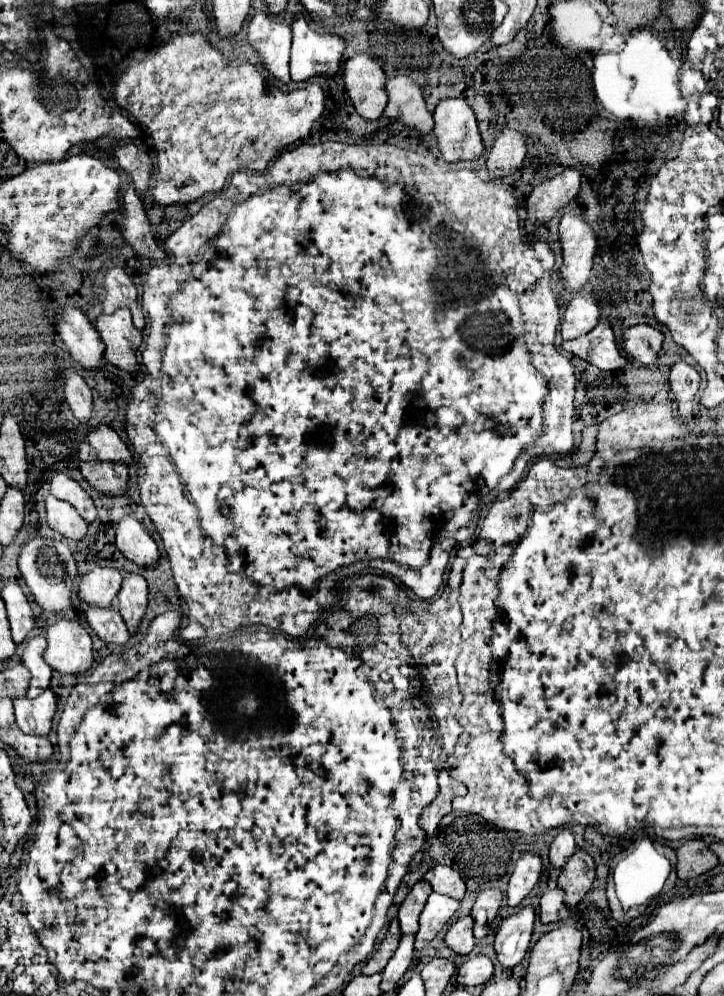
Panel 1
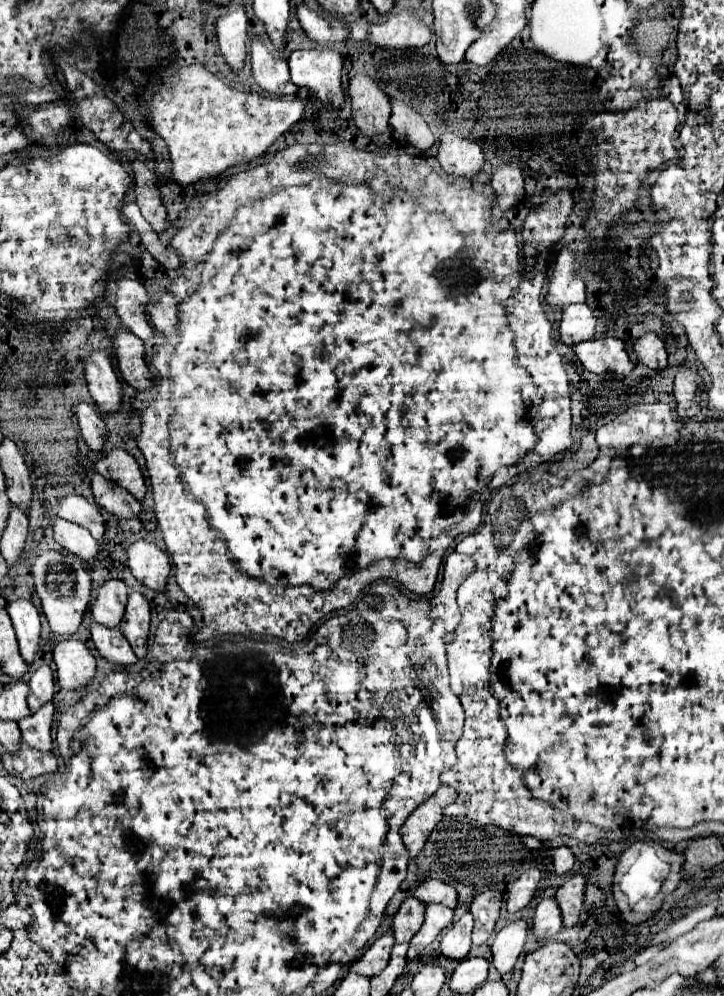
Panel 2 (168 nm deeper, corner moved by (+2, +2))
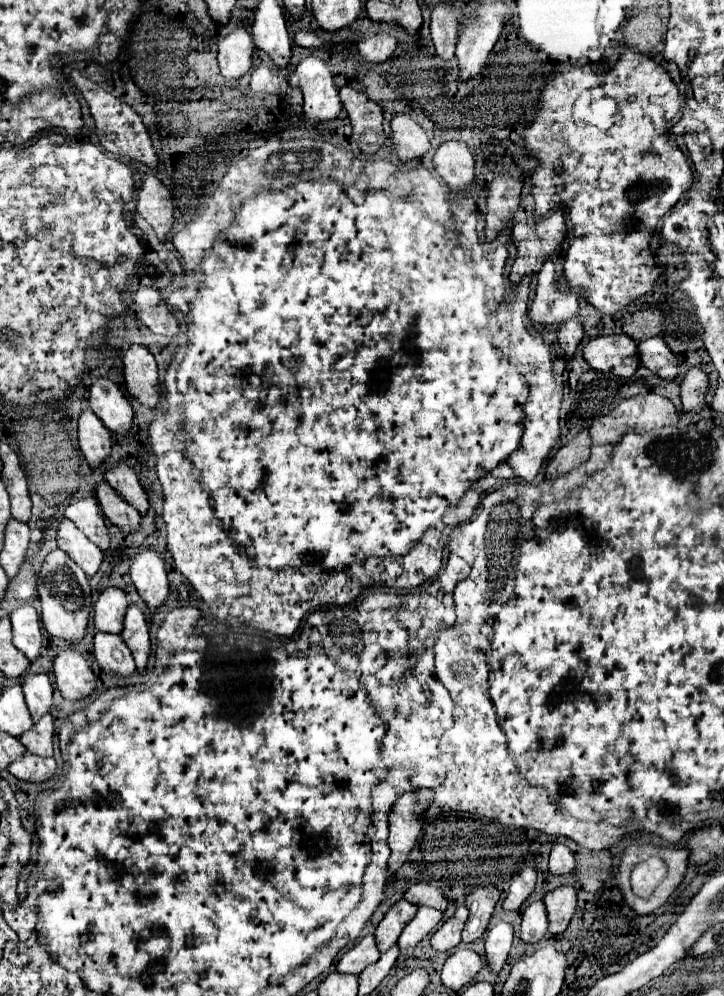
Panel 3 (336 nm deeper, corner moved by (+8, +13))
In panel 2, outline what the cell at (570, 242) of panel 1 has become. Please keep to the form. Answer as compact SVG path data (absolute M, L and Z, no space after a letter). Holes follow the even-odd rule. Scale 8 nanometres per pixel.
M562 249L558 253L556 267L546 293L546 303L552 305L554 309L564 309L572 303L586 303L584 281L576 277L574 263L576 263L576 257L572 251Z

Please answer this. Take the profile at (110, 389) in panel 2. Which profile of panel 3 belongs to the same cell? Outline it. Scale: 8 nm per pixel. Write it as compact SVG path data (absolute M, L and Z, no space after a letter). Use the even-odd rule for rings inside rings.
M96 378L90 386L90 408L112 432L126 432L132 426L130 402L110 378Z

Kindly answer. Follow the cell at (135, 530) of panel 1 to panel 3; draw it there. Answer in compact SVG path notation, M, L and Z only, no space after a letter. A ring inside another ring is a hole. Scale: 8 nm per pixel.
M154 548L138 550L130 558L130 576L138 594L150 608L158 608L168 596L168 578L160 552Z

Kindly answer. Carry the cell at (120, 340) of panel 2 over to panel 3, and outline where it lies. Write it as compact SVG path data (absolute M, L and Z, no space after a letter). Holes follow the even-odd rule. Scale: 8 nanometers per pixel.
M132 344L122 354L124 360L124 378L128 394L140 400L142 404L154 408L160 400L158 388L158 368L156 360L146 346Z

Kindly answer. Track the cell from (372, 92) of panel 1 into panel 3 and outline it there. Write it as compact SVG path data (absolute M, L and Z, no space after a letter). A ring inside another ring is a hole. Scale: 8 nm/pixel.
M352 86L340 88L340 100L352 122L352 140L364 154L374 154L386 140L382 134L382 108Z

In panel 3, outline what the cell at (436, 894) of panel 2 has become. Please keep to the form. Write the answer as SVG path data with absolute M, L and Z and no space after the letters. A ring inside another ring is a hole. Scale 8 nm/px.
M418 882L418 884L412 884L406 894L404 894L406 900L418 904L418 906L430 906L430 908L436 908L436 910L446 910L448 902L446 902L446 896L444 892L434 886L434 884L428 884L428 882Z

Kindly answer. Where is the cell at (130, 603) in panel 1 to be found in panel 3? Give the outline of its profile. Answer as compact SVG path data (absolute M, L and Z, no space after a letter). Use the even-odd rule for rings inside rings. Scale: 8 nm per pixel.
M128 604L126 616L124 616L124 630L120 632L122 640L130 648L136 668L142 672L146 668L148 656L150 656L150 636L148 636L148 626L142 610L136 604Z

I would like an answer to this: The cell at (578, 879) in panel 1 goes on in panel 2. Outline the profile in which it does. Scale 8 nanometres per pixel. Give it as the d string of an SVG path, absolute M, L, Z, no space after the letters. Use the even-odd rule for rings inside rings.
M574 875L556 891L556 901L562 911L564 927L574 927L578 923L584 901L584 887L586 887L584 875Z

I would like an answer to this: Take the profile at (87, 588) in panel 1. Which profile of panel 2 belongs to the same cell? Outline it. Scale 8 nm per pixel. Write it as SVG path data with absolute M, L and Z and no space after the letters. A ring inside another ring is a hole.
M108 581L98 587L96 601L92 603L92 615L96 623L104 627L116 627L122 621L128 599L128 587L122 581Z

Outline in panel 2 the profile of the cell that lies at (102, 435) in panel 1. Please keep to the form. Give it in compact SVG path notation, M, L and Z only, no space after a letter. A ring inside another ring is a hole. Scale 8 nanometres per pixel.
M114 449L106 453L106 457L100 457L96 461L96 473L100 473L104 479L120 483L120 487L132 493L138 501L142 501L146 495L144 477L136 459L122 449Z

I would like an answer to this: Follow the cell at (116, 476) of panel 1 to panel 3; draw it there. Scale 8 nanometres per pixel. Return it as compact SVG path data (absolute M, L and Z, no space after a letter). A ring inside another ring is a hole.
M106 480L98 482L96 498L100 502L104 516L108 520L112 520L112 524L120 526L124 532L136 532L138 530L138 524L140 524L138 510L130 502L126 502L124 498L120 498L120 494L112 486L108 486Z

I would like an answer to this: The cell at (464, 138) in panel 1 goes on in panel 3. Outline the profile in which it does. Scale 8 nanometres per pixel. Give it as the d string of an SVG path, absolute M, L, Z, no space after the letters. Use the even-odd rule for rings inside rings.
M442 142L434 154L434 168L452 190L464 190L474 184L474 154L466 142Z

